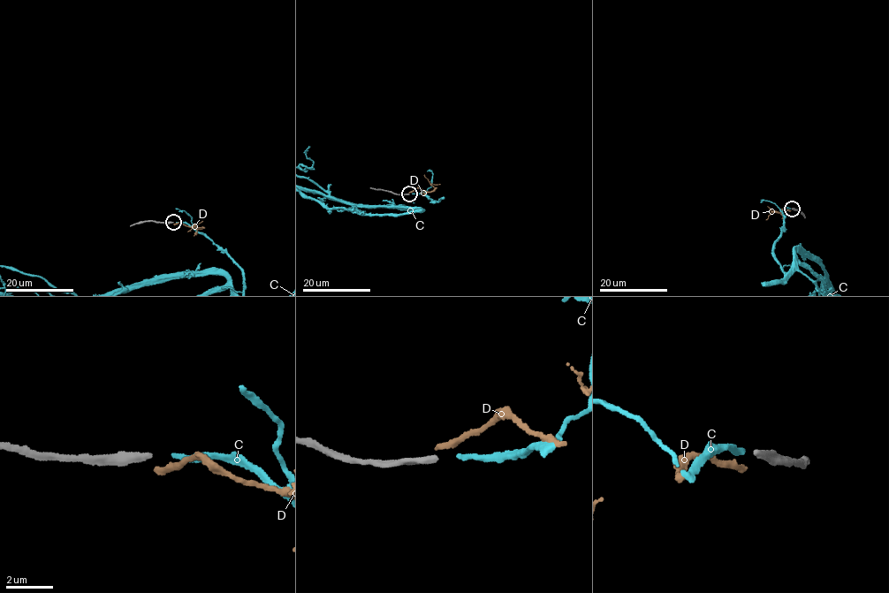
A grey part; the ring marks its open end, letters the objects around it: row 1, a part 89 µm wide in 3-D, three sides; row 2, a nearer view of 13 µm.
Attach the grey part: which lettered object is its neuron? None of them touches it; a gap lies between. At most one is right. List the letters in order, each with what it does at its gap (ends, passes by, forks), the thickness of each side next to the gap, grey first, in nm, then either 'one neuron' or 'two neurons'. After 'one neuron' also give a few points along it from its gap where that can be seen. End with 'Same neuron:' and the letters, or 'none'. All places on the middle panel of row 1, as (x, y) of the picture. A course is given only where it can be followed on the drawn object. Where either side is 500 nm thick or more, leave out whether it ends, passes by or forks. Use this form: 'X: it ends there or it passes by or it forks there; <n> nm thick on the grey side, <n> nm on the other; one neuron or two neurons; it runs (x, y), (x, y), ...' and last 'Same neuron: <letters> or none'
C: it ends there; 300 nm thick on the grey side, 200 nm on the other; one neuron
D: it ends there; 300 nm thick on the grey side, 240 nm on the other; two neurons
Same neuron: C

